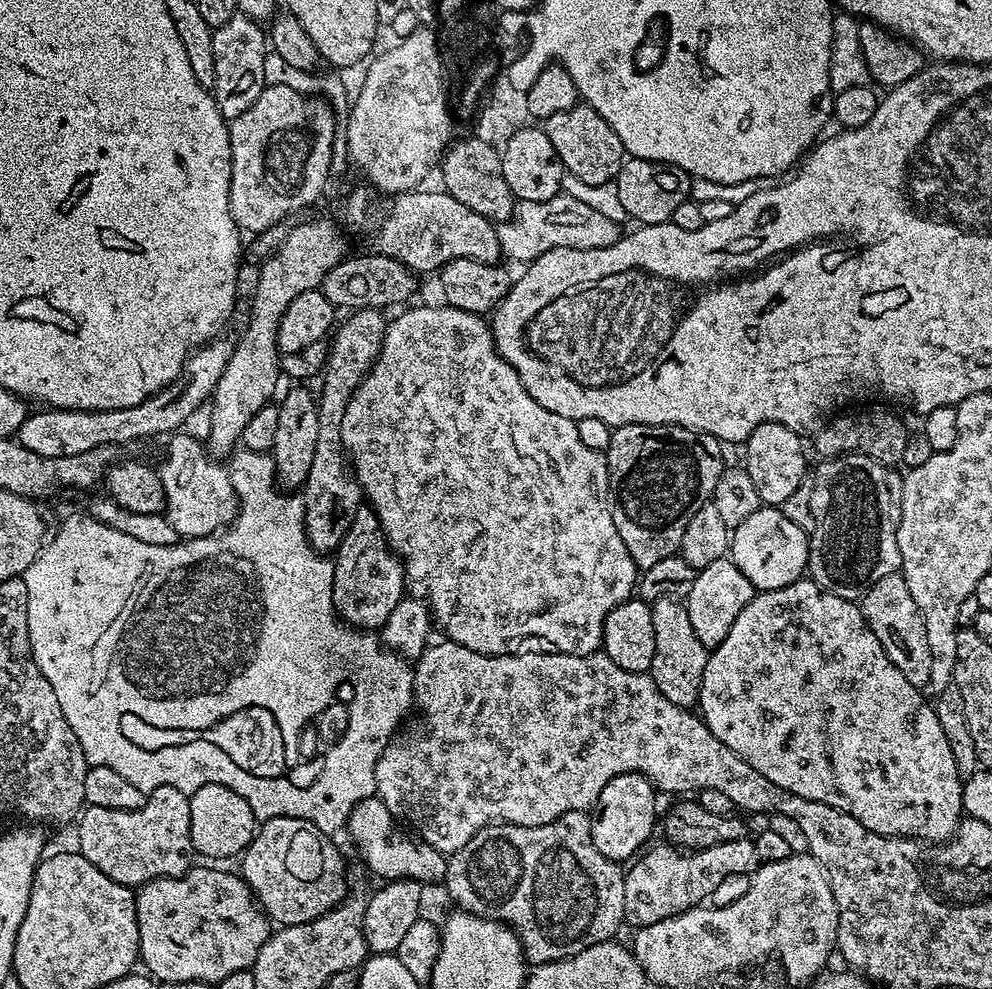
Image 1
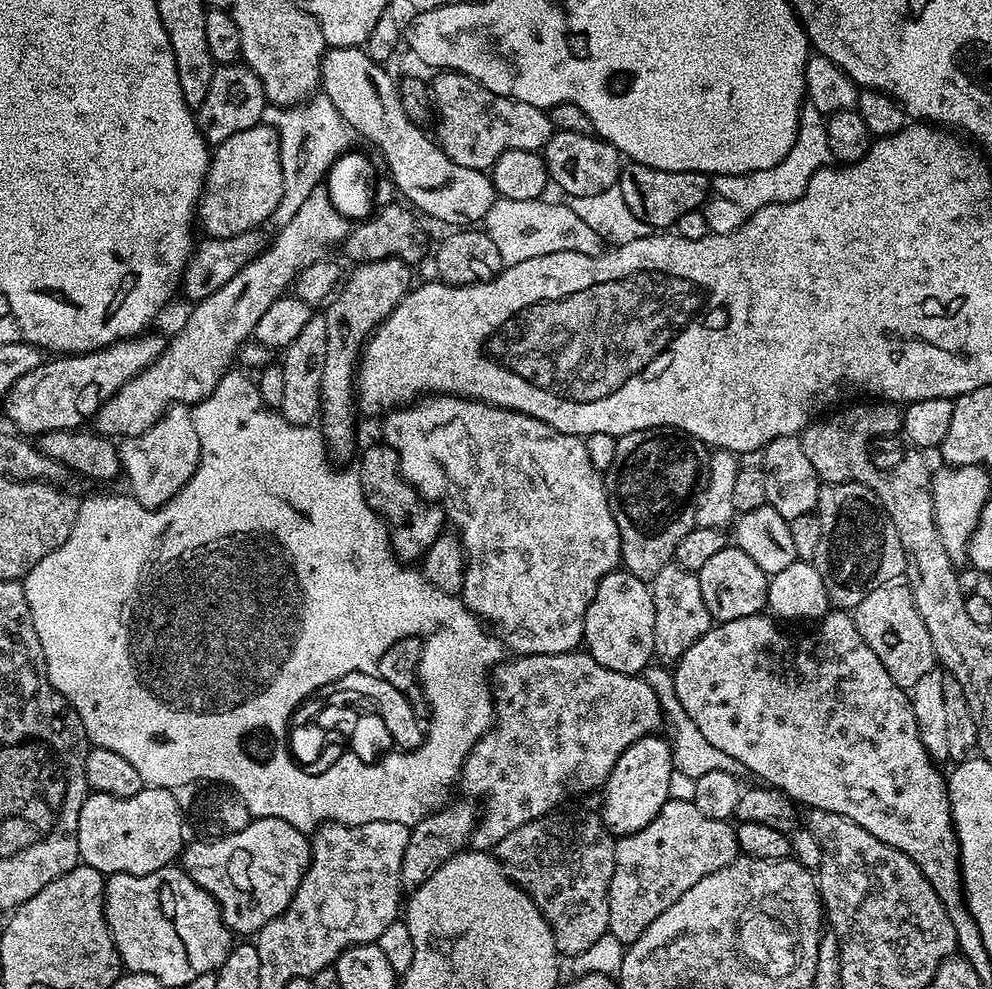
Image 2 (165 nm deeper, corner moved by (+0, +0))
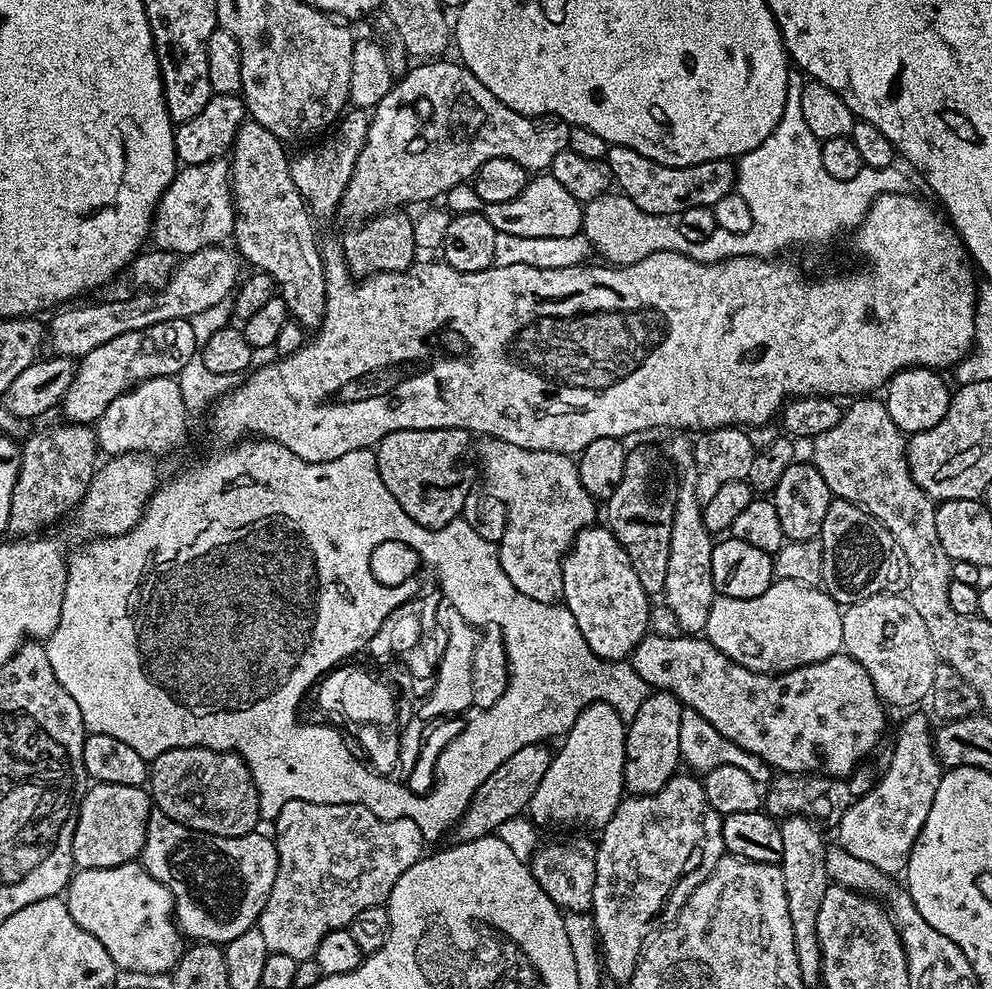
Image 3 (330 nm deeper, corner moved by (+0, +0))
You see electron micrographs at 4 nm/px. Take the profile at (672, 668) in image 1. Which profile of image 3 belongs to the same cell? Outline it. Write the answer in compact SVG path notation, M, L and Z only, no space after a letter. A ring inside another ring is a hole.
M676 440L666 448L666 452L678 473L678 487L674 522L670 530L670 562L666 566L666 586L662 593L662 604L669 607L678 618L681 633L700 634L705 631L711 604L717 598L712 577L714 536L706 530L704 510L696 493L696 463L692 444L689 441Z

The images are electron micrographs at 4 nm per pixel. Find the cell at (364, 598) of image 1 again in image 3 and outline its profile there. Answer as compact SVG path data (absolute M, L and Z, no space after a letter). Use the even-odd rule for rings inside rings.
M431 428L430 430L394 430L386 434L386 438L374 445L376 453L376 469L386 482L386 490L398 498L398 506L427 528L445 528L451 520L457 519L463 513L464 503L469 492L473 491L472 472L464 465L464 455L469 455L470 433L461 428Z

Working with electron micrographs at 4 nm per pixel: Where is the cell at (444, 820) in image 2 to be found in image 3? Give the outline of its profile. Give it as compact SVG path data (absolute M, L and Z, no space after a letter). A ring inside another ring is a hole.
M547 743L527 744L522 750L514 750L482 786L472 795L468 809L460 814L454 825L455 839L463 842L477 840L483 836L493 835L508 820L515 820L527 809L530 798L534 798L534 790L542 786L542 778L546 778L546 770L550 770L550 762L554 755Z

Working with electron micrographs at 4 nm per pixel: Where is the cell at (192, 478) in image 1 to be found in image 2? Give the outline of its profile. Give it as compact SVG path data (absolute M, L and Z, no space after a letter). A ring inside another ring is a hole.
M173 404L164 411L164 417L150 430L131 438L124 438L118 444L120 467L128 475L130 494L139 504L147 508L160 508L188 484L200 461L198 430L194 430L191 411L185 405Z

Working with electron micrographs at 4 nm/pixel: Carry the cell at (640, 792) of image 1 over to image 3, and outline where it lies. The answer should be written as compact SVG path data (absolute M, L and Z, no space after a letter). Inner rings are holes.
M653 691L638 706L632 720L627 721L624 737L626 754L624 755L624 786L631 795L649 796L677 775L681 767L680 739L682 738L682 714L684 705L672 692Z

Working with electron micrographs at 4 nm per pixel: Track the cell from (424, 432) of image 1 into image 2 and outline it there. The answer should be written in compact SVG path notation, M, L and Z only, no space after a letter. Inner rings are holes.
M428 394L407 406L397 407L383 417L383 443L390 445L398 454L402 478L416 493L425 500L439 504L449 521L456 523L458 543L466 561L462 573L462 599L468 609L481 621L493 624L491 627L498 633L499 639L513 653L522 656L541 656L542 654L562 654L581 647L584 638L584 619L586 610L598 590L598 582L606 574L617 571L620 559L620 535L614 522L614 514L608 505L608 490L605 477L590 462L586 454L583 439L554 430L538 418L530 418L521 412L509 408L499 408L493 404L484 404L481 400L469 400L467 396L441 396Z

